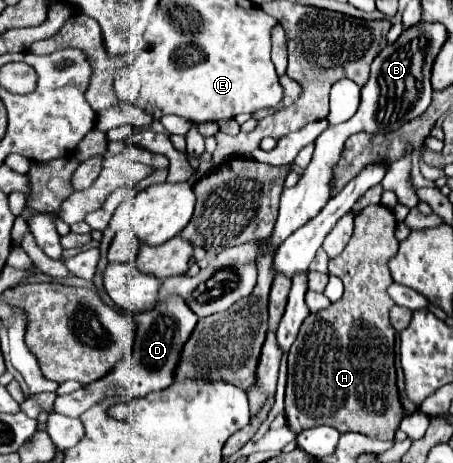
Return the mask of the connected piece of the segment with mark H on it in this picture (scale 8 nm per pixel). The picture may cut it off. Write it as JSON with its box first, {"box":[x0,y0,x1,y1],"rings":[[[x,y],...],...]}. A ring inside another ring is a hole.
{"box":[286,204,402,440],"rings":[[[370,204],[366,206],[358,216],[356,216],[356,222],[354,222],[354,234],[350,238],[350,242],[346,244],[346,248],[342,250],[340,256],[336,258],[330,258],[328,262],[328,272],[338,276],[342,282],[344,282],[344,294],[342,298],[336,302],[336,304],[330,304],[330,308],[322,310],[322,312],[316,312],[316,314],[310,314],[306,316],[302,328],[300,328],[300,334],[296,338],[296,342],[292,344],[290,352],[288,352],[288,386],[286,386],[286,416],[288,416],[288,424],[290,428],[298,434],[300,430],[304,428],[312,428],[312,426],[320,426],[320,424],[332,424],[338,432],[360,432],[360,434],[366,434],[366,436],[372,436],[372,438],[380,438],[380,440],[392,440],[394,438],[394,432],[398,430],[398,424],[400,424],[400,418],[402,418],[402,406],[400,406],[400,400],[398,400],[398,388],[396,388],[396,368],[394,368],[394,328],[390,326],[390,320],[388,320],[388,312],[390,308],[394,306],[394,302],[390,300],[390,296],[386,294],[386,288],[392,284],[392,276],[390,276],[390,270],[388,270],[388,260],[398,252],[398,240],[394,236],[396,232],[396,218],[392,214],[390,208],[386,208],[384,204]]]}

